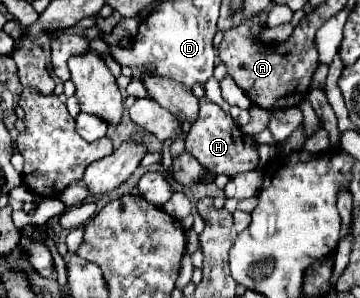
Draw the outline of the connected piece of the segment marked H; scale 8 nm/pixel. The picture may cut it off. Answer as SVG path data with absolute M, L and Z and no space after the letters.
M206 97L200 99L200 115L186 137L186 151L194 155L214 175L226 173L234 177L236 173L252 171L258 165L258 153L256 153L256 145L252 143L252 137L244 135L238 129L232 115L220 109L216 103L208 101Z

